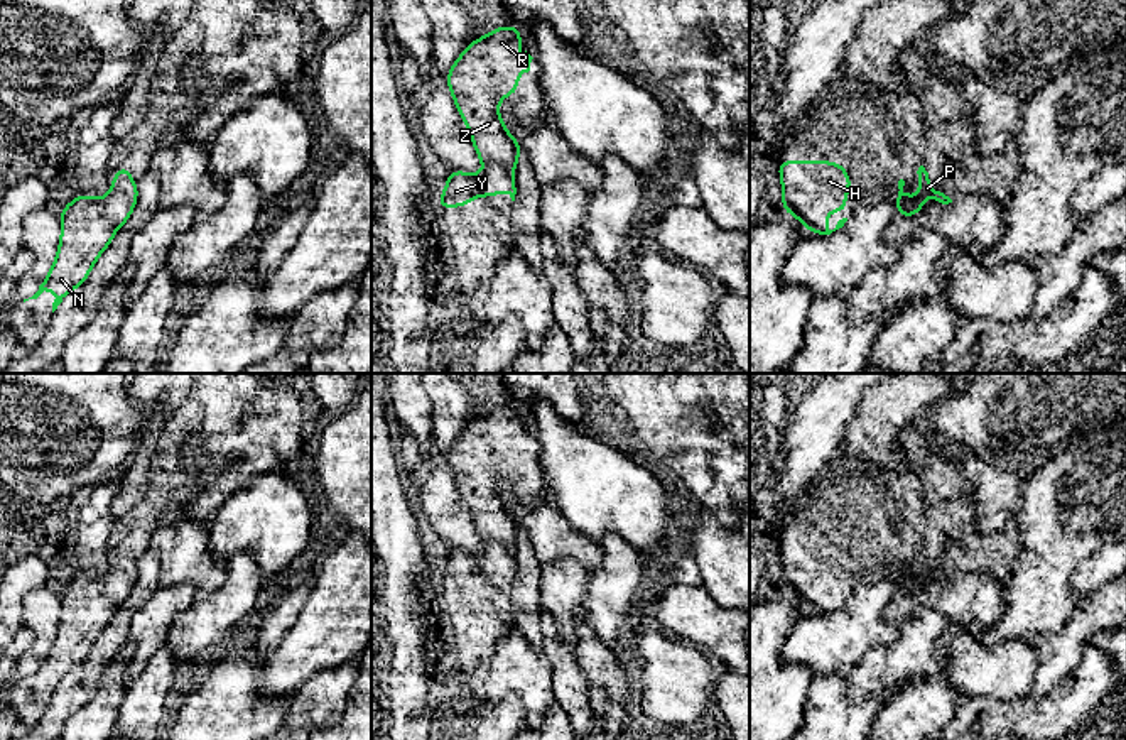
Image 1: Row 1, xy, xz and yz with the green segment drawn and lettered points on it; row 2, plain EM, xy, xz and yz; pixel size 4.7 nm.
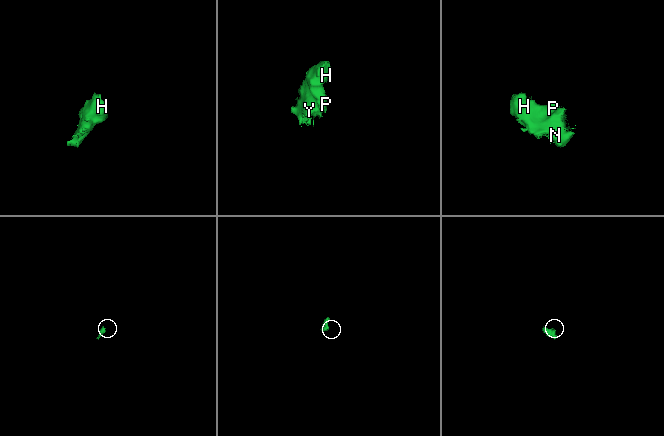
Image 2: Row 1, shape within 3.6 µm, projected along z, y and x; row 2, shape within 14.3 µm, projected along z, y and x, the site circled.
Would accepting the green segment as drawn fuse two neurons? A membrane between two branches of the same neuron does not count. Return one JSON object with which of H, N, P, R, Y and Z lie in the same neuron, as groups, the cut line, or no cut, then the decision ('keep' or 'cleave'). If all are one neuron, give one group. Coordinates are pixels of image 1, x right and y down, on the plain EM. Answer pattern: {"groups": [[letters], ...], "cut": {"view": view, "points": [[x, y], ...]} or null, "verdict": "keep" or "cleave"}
{"groups": [["H", "N", "P", "R", "Y", "Z"]], "cut": null, "verdict": "keep"}

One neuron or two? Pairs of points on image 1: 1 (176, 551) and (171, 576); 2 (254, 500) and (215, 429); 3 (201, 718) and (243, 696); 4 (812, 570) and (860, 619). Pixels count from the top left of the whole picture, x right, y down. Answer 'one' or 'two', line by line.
1: one
2: two
3: one
4: two

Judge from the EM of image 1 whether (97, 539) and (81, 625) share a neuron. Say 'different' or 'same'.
different

